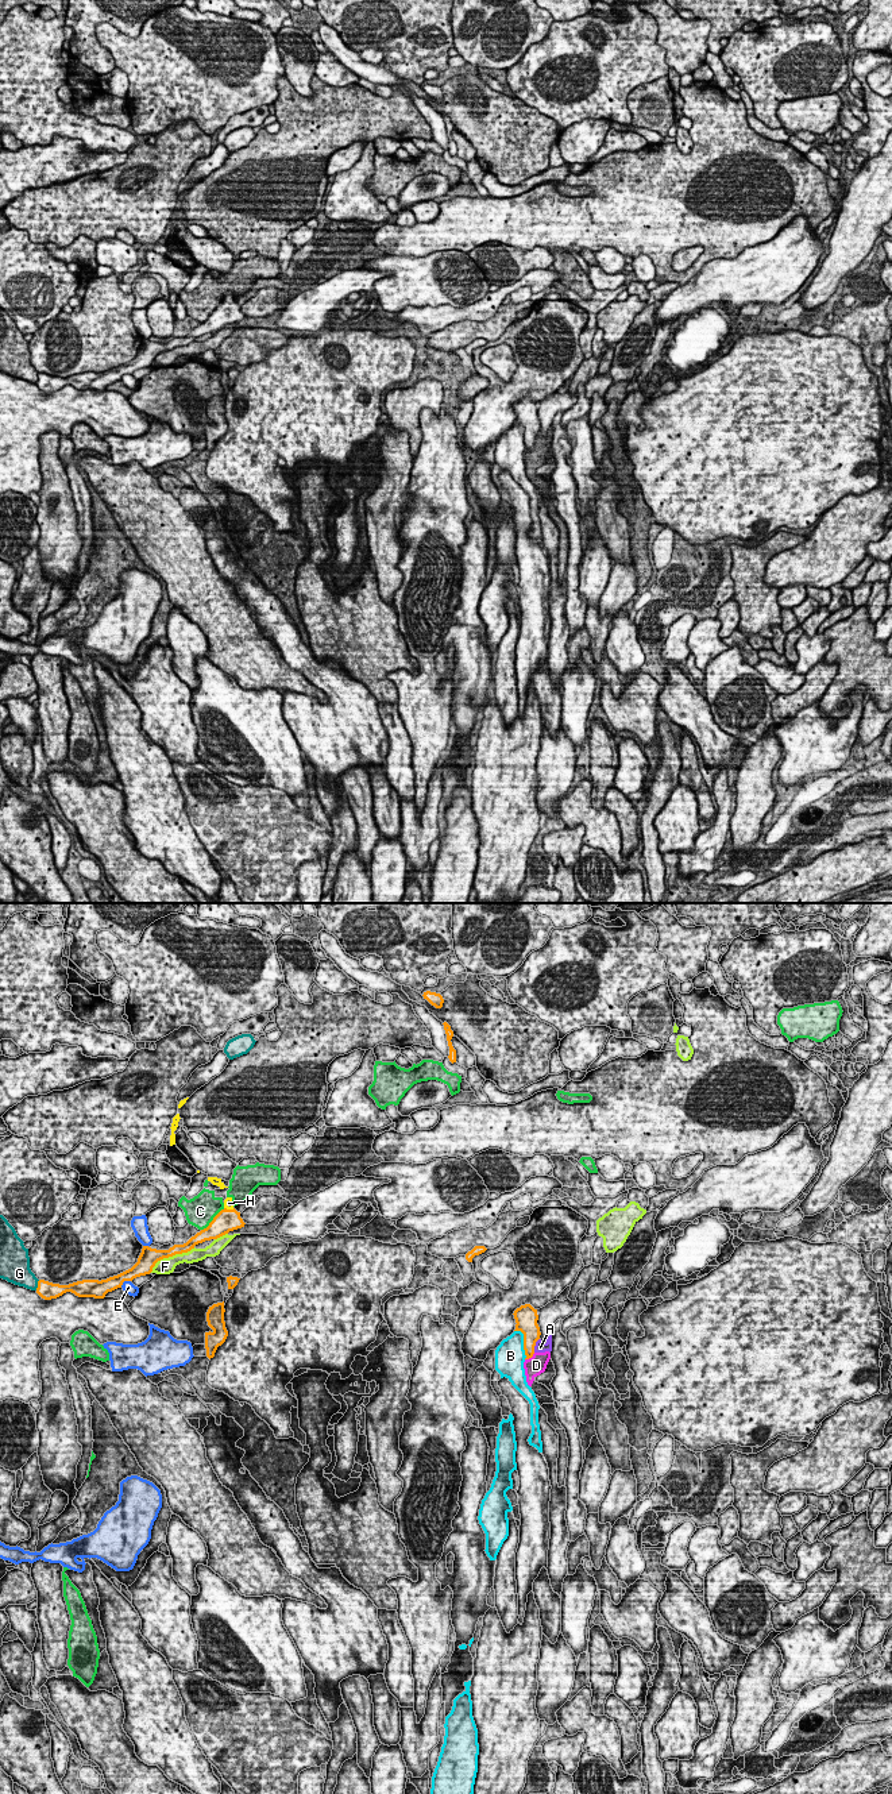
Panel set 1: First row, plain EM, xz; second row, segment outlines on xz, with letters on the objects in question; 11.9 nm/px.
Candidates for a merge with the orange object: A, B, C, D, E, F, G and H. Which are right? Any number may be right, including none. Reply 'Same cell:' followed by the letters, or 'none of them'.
Same cell: H

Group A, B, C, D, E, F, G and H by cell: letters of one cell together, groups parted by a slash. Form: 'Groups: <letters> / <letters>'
Groups: A D / B / C / E / F / G / H

